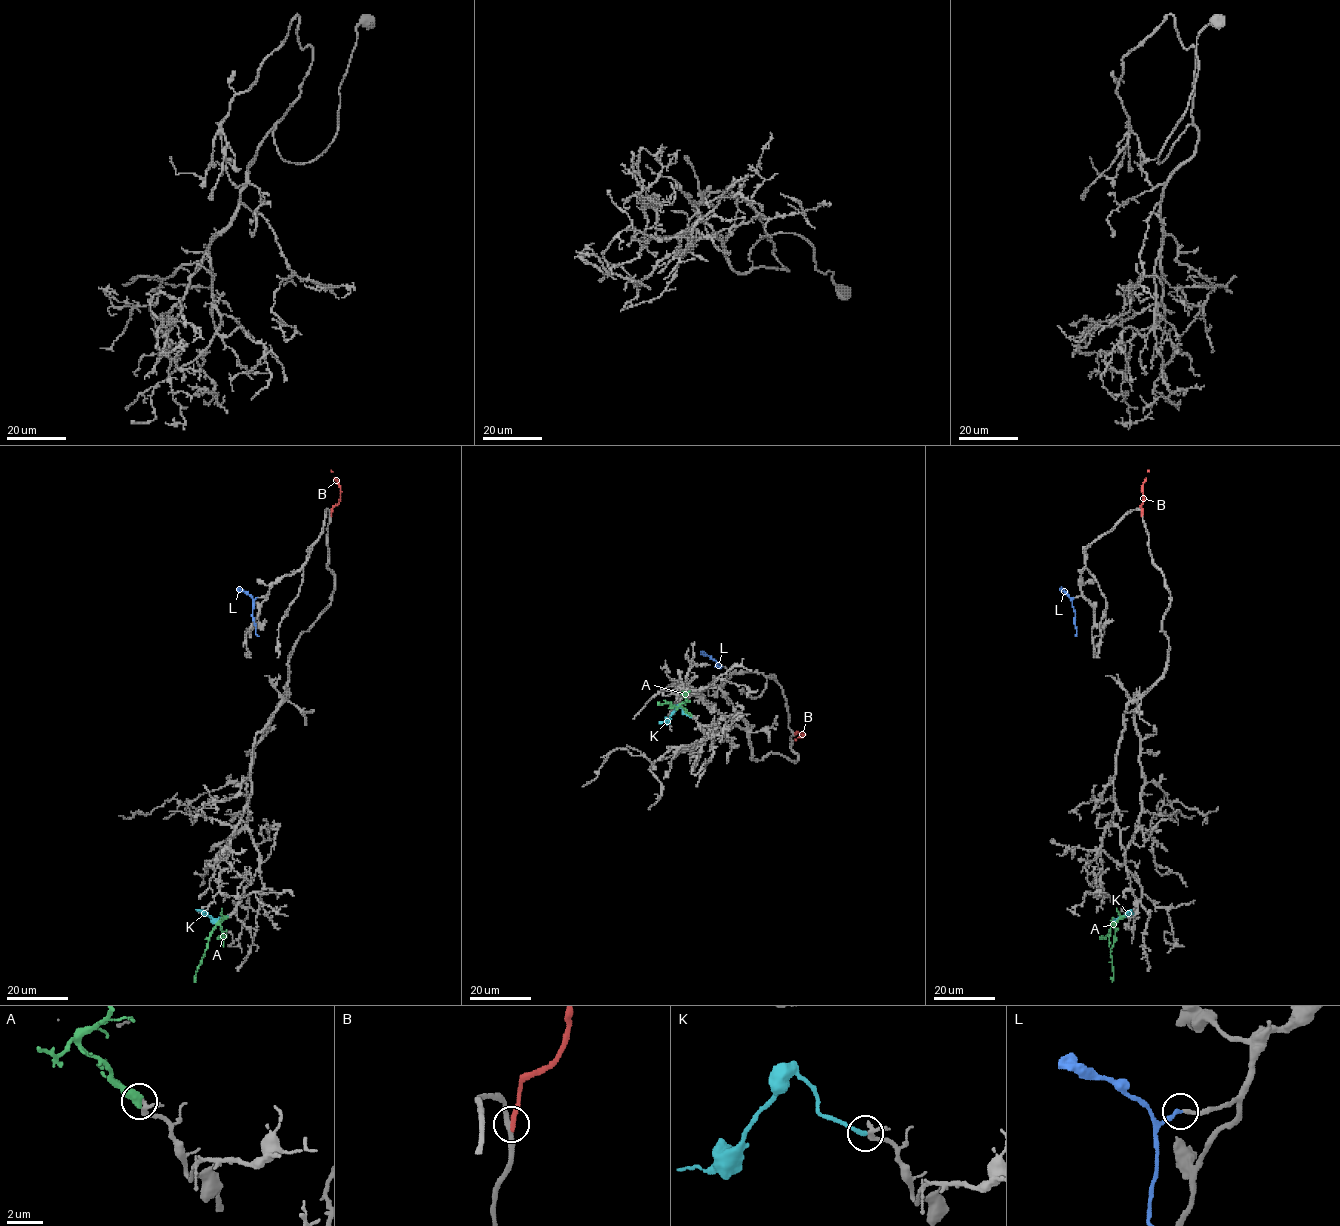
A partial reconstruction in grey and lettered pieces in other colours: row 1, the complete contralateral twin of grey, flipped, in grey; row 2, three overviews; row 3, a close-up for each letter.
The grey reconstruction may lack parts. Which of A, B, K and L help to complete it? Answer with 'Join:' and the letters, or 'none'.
Join: A, L

